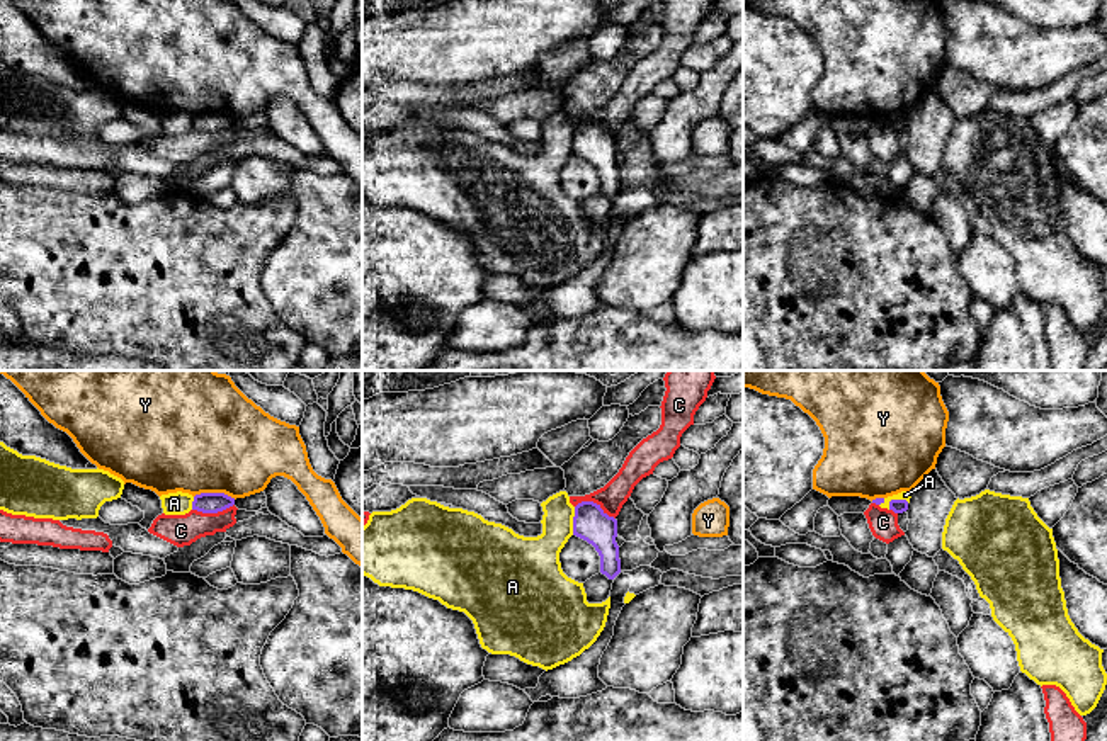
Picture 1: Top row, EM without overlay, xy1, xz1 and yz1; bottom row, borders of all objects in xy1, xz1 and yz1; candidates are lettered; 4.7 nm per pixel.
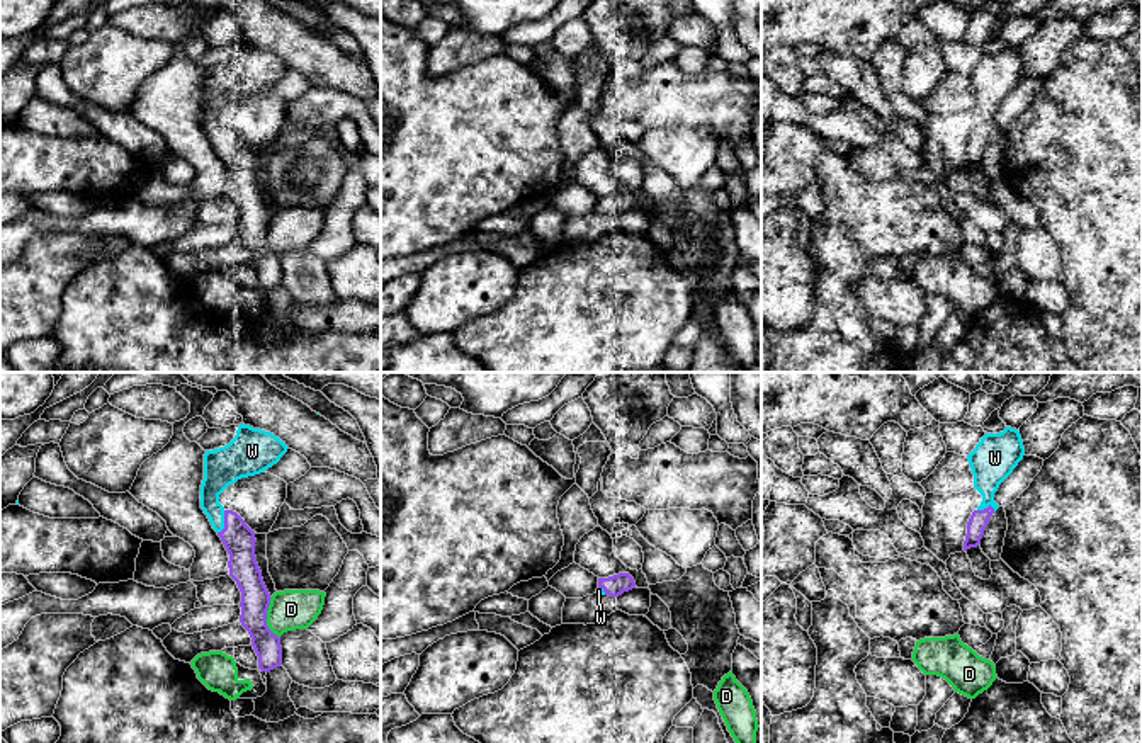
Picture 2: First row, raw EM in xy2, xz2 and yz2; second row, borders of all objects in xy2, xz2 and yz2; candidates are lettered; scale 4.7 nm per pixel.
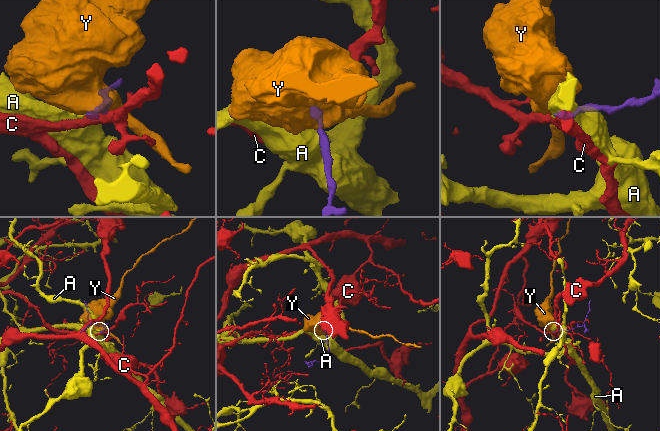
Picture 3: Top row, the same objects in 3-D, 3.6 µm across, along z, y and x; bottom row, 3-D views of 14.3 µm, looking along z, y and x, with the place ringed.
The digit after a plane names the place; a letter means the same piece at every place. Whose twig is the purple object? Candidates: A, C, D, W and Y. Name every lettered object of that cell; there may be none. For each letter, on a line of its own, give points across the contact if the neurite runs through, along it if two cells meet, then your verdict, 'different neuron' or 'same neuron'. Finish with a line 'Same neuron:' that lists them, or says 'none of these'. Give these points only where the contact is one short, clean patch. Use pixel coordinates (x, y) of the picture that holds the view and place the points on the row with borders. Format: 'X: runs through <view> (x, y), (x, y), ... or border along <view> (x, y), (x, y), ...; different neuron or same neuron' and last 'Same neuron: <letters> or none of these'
A: different neuron
C: border along xz1 (575, 505), (596, 502), (614, 519); different neuron
D: different neuron
W: same neuron
Y: border along xy1 (194, 495), (227, 493), (235, 498); different neuron
Same neuron: W

